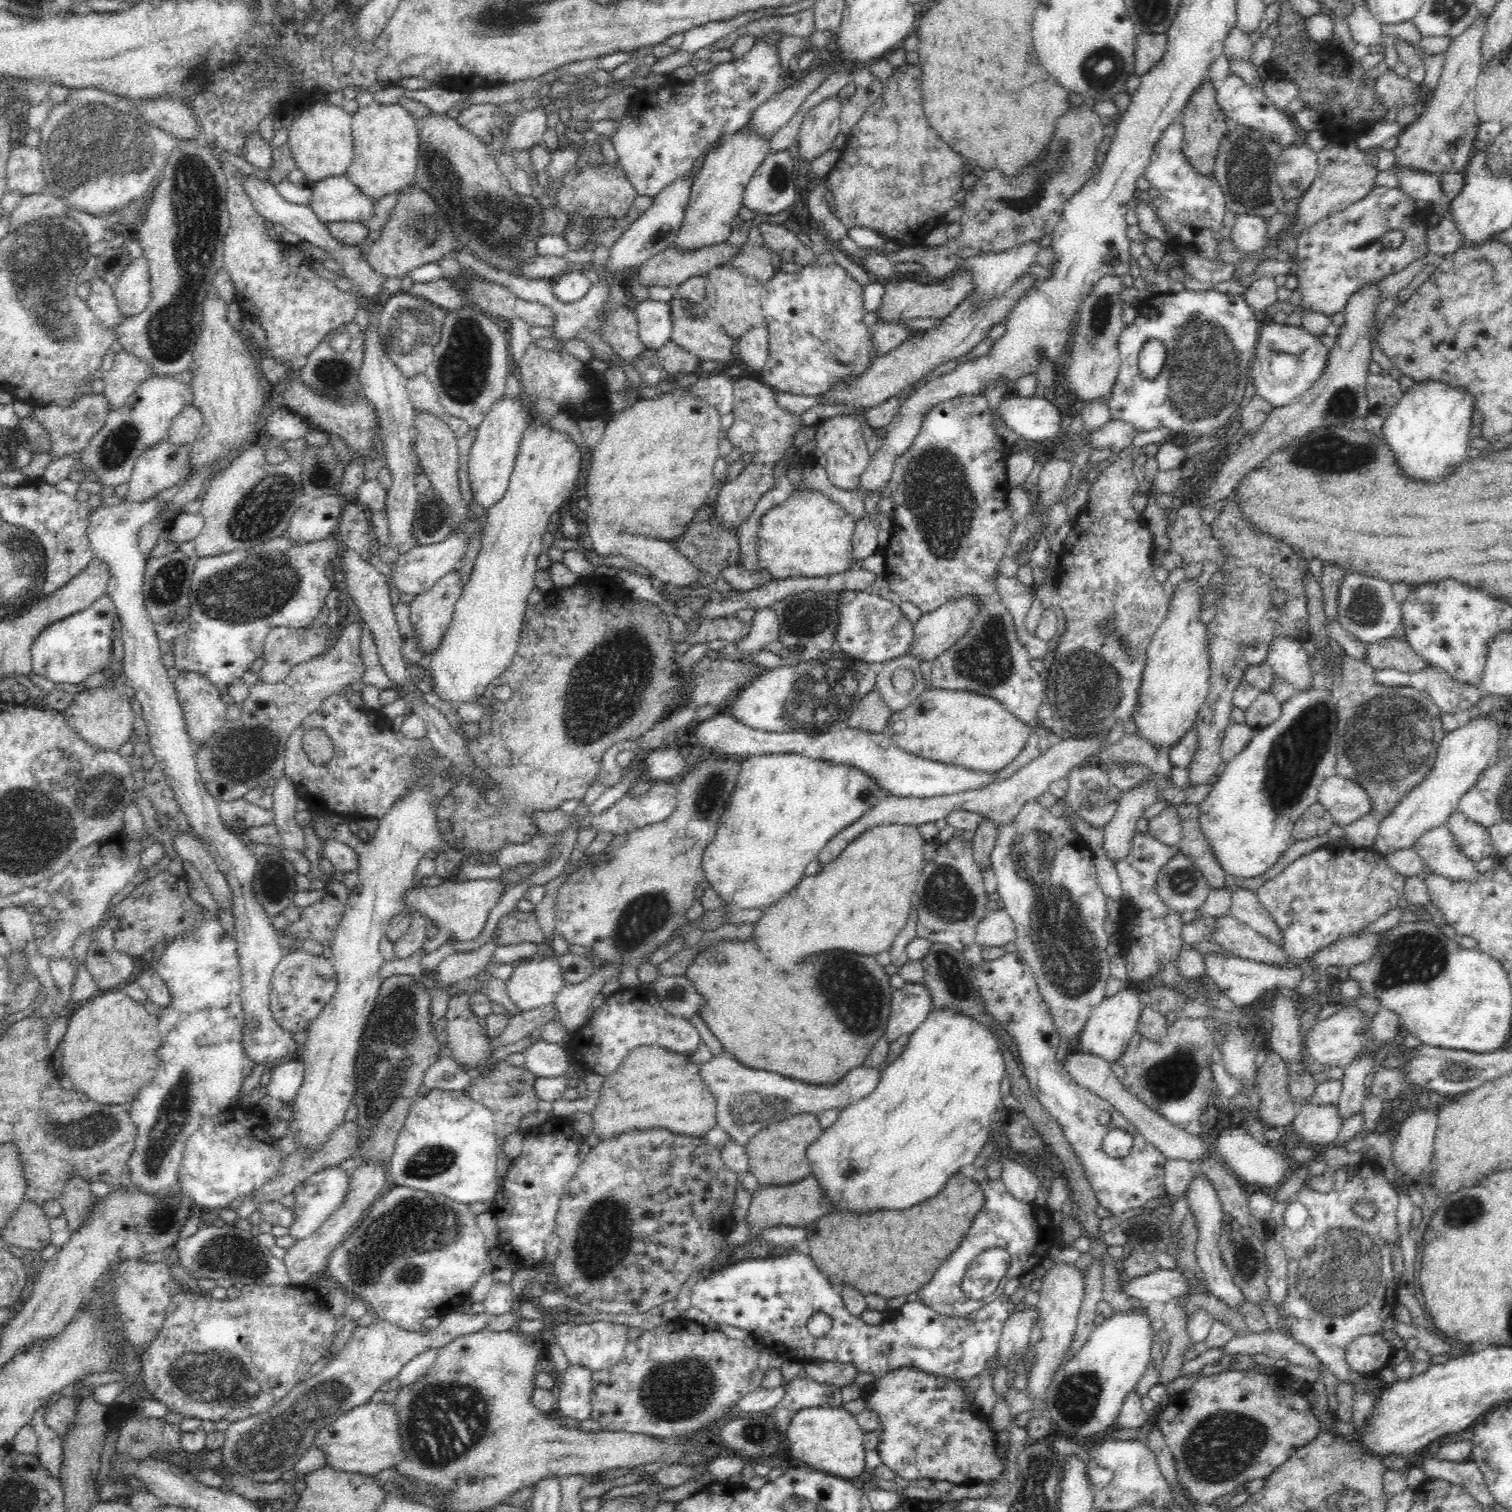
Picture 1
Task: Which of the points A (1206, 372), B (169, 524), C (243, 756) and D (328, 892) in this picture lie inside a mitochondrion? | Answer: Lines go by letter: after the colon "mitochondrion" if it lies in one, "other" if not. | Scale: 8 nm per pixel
A: mitochondrion
B: other
C: mitochondrion
D: other

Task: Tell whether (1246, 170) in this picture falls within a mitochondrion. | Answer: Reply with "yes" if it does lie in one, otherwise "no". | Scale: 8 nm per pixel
yes

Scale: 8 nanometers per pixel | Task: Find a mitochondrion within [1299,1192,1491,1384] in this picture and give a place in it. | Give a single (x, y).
(1474, 1205)

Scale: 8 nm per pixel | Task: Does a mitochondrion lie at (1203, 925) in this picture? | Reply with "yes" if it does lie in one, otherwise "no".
no

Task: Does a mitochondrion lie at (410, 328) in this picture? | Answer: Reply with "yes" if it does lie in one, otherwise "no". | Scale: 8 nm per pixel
yes

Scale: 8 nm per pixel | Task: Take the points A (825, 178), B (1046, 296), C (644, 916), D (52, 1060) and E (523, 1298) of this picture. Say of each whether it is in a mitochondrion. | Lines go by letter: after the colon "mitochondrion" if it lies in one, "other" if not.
A: other
B: other
C: mitochondrion
D: other
E: other

